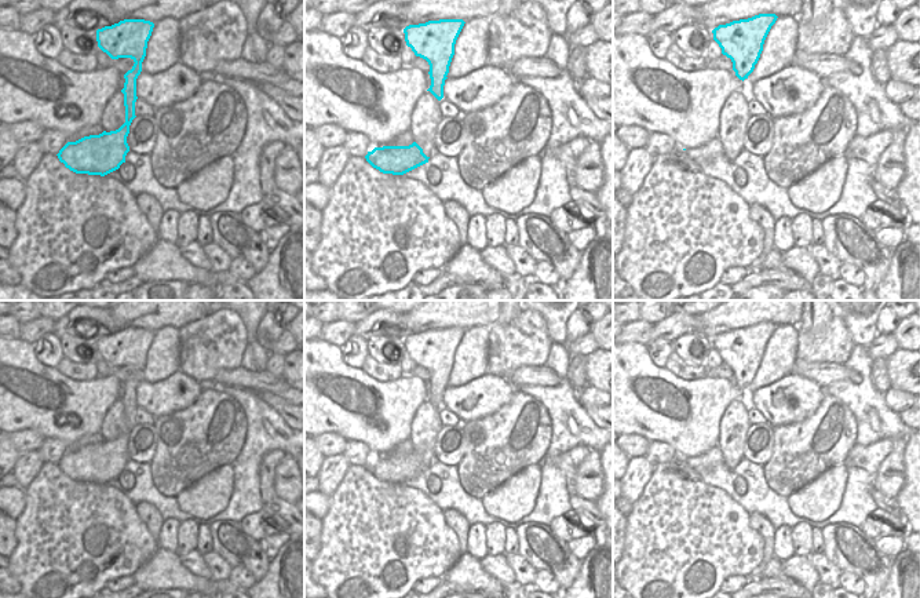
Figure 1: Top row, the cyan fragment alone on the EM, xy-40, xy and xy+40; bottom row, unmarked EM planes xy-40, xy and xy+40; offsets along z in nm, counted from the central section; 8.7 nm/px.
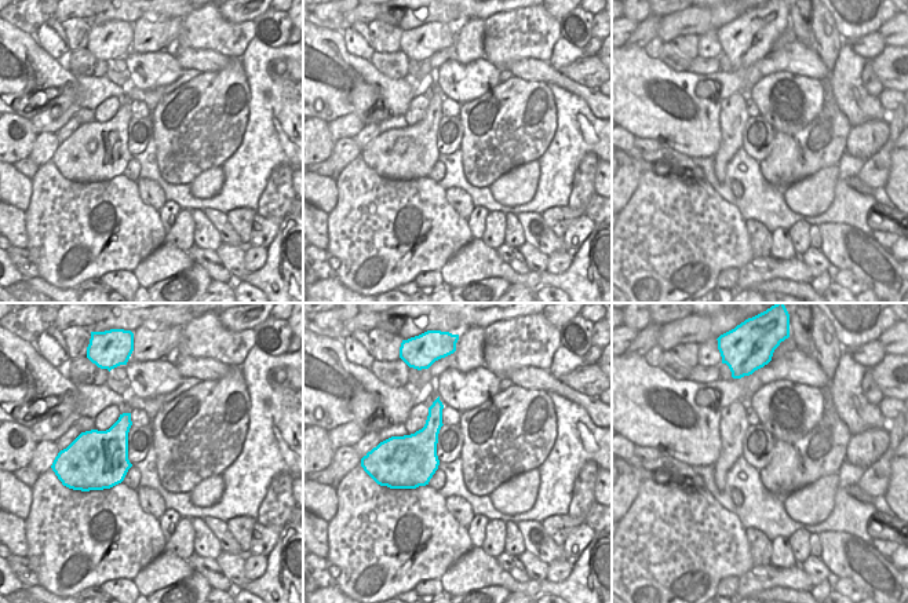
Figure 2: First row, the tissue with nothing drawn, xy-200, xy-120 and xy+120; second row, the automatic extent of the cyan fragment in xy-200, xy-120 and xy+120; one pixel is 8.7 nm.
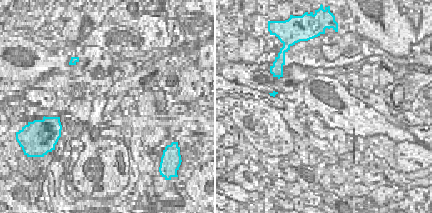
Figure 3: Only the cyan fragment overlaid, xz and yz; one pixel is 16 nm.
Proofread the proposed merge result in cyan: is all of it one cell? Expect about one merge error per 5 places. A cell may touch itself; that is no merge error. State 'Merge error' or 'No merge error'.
No merge error

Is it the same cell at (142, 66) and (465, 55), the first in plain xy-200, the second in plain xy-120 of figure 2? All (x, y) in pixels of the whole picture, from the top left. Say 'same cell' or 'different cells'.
different cells

